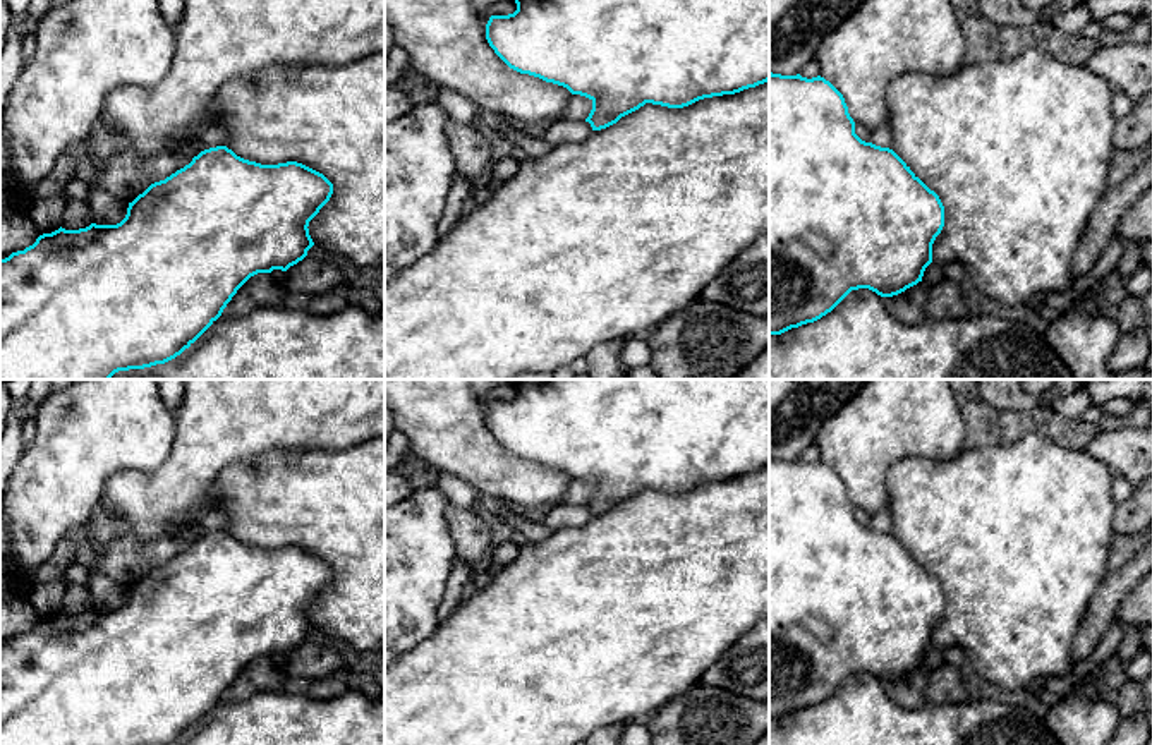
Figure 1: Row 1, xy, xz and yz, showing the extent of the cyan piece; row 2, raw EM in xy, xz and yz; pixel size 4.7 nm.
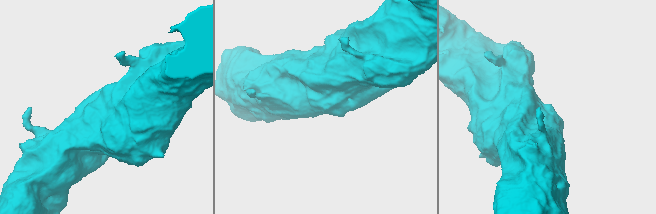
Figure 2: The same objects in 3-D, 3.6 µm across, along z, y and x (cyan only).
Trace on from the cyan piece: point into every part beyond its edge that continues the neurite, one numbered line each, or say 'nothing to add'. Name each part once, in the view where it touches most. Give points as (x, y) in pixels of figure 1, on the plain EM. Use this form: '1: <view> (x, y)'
nothing to add

